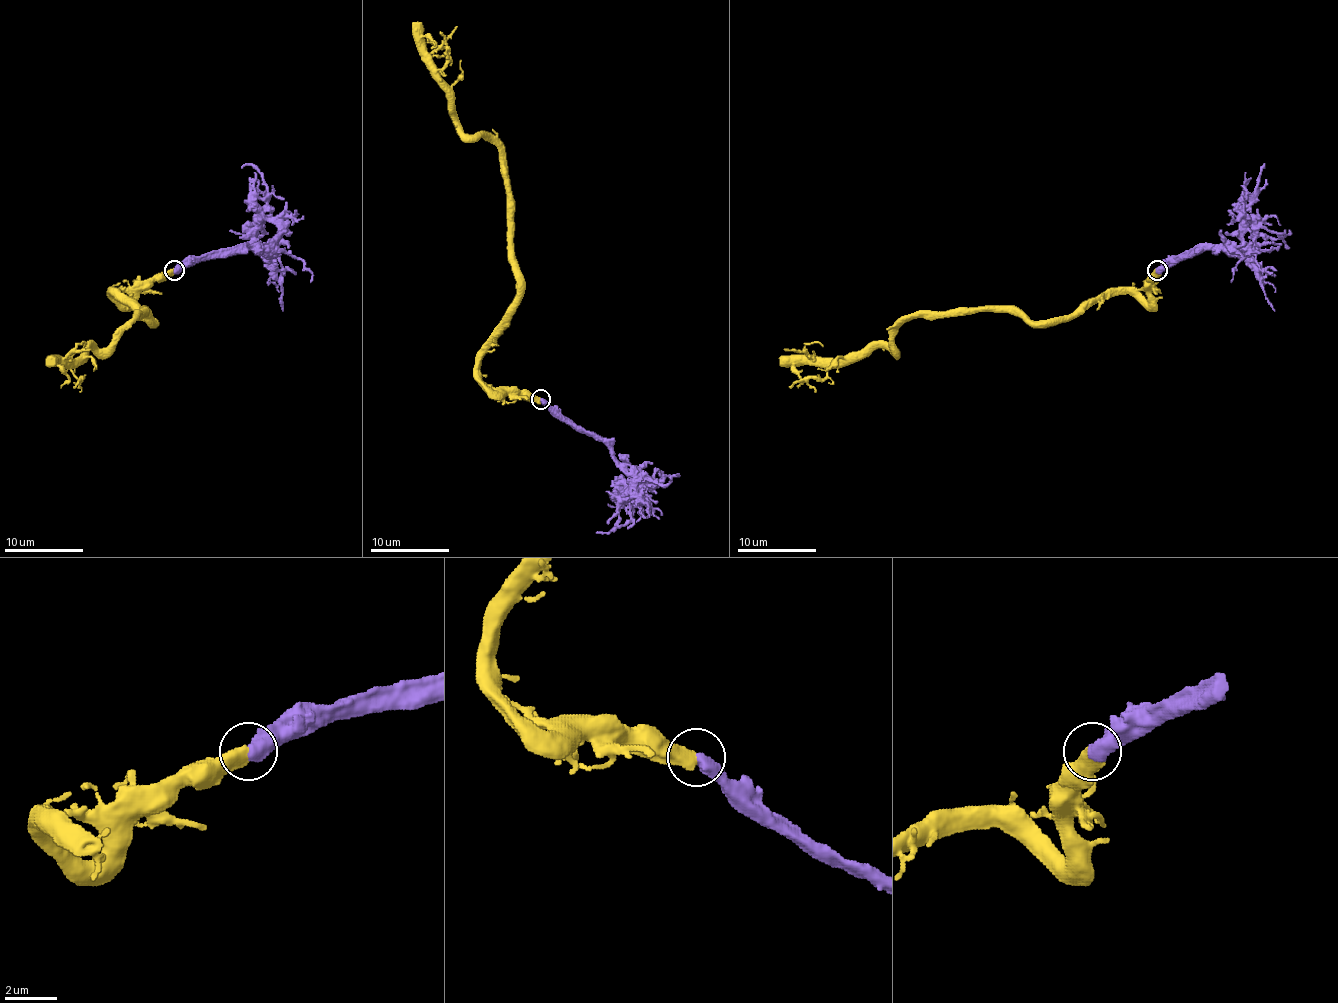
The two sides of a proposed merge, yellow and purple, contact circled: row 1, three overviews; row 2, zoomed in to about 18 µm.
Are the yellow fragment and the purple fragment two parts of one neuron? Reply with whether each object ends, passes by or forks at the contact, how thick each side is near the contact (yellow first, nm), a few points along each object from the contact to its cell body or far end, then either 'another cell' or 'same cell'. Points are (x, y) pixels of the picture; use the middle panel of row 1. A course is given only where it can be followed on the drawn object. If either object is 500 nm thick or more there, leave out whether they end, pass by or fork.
calibres 550 and 550 nm; course yellow (541, 399), (480, 377), (482, 348), (517, 292), (506, 158), (456, 123), (427, 40); course purple (541, 399), (592, 432), (636, 478), (644, 482), (630, 488), (630, 501), (616, 507), (608, 503); same cell

